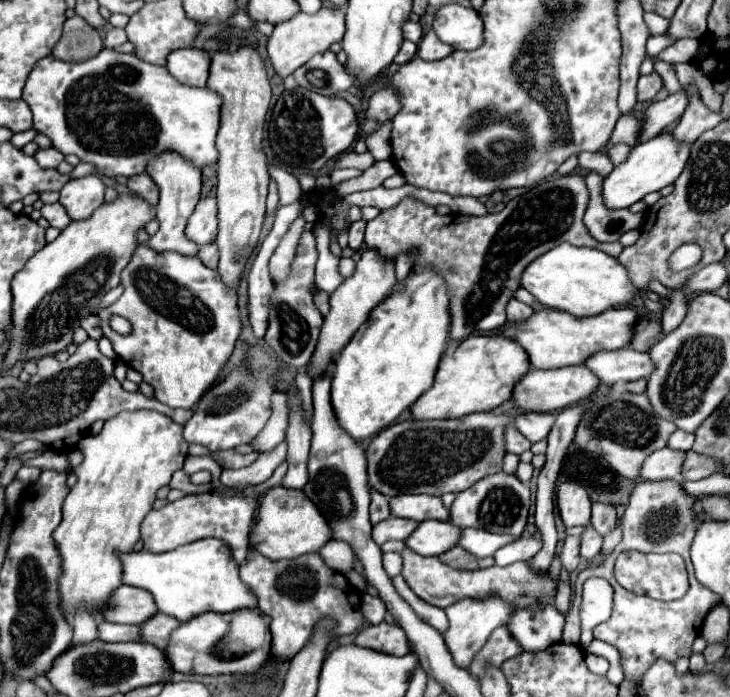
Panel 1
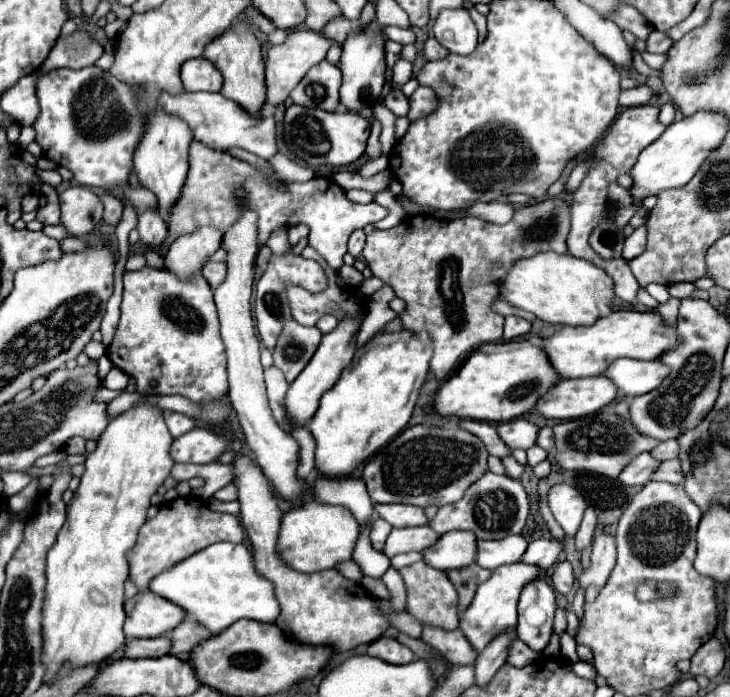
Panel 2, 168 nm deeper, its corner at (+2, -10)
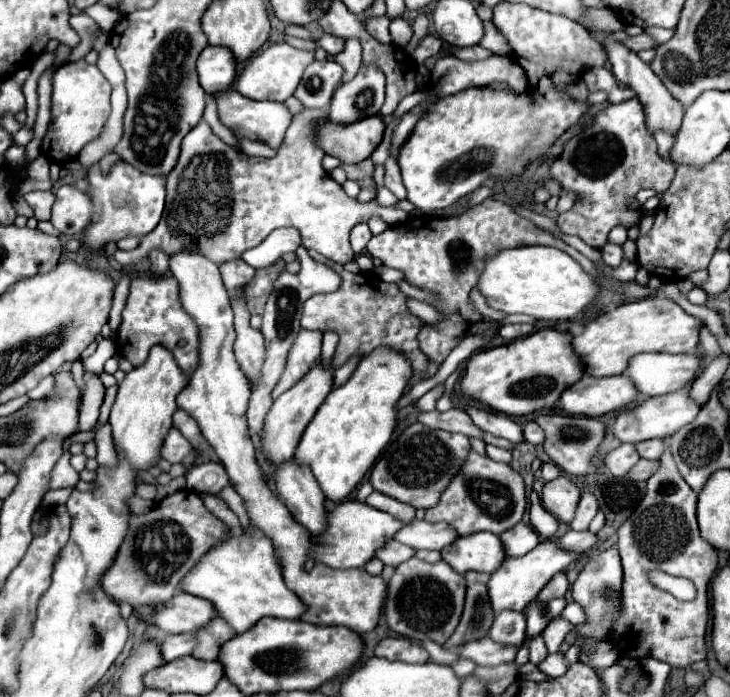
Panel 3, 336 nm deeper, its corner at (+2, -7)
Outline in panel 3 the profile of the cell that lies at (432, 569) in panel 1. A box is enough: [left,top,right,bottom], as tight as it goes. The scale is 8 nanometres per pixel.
[384,559,466,643]

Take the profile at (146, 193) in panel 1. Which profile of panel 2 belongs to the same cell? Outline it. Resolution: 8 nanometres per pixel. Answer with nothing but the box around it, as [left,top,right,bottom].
[138,208,168,246]

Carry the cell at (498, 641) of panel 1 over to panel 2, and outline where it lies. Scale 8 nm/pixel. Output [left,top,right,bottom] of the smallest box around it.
[506,638,540,668]

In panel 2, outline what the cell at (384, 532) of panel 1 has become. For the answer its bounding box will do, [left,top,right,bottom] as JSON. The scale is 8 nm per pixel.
[384,526,438,558]

